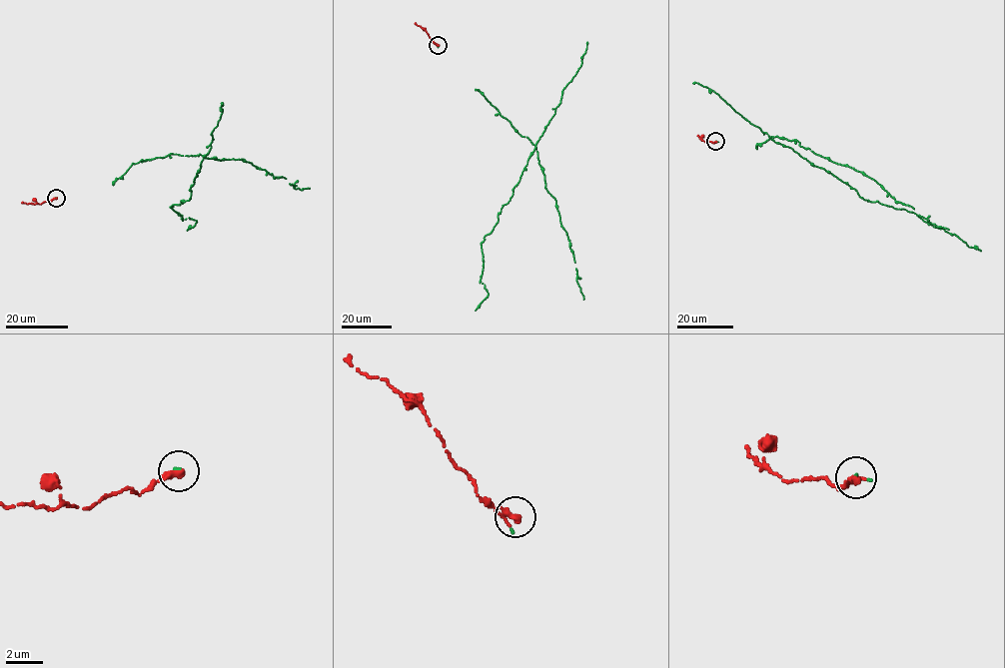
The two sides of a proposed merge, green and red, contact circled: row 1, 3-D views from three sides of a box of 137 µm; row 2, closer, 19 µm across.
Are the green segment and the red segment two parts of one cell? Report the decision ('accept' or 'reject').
accept

